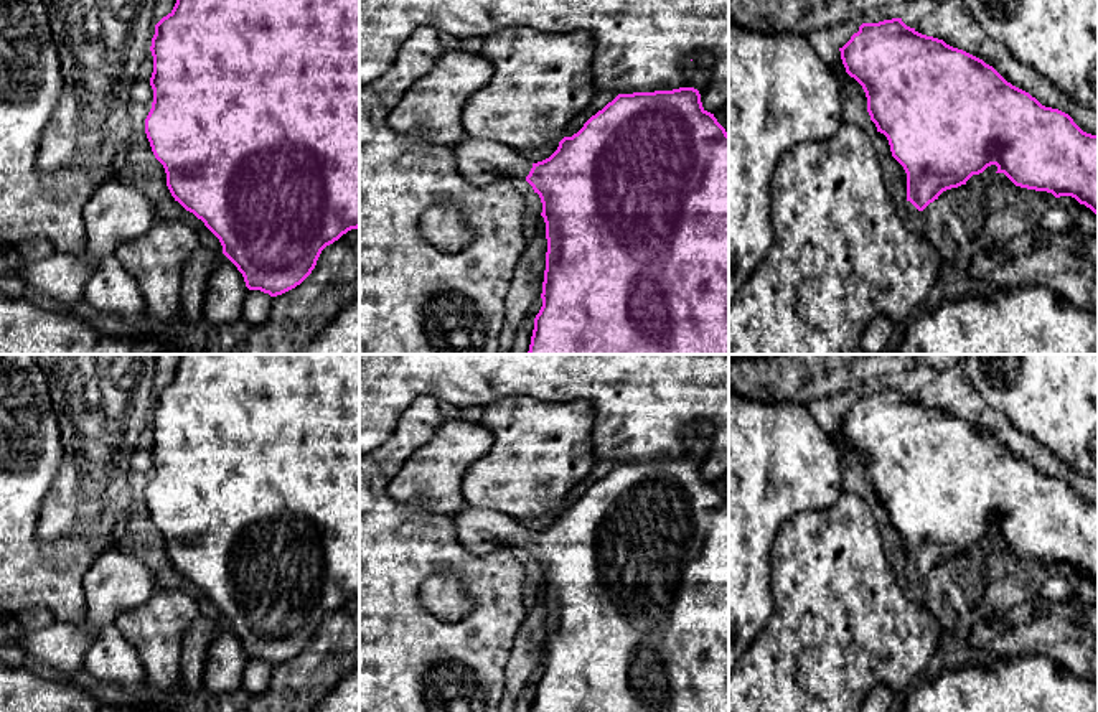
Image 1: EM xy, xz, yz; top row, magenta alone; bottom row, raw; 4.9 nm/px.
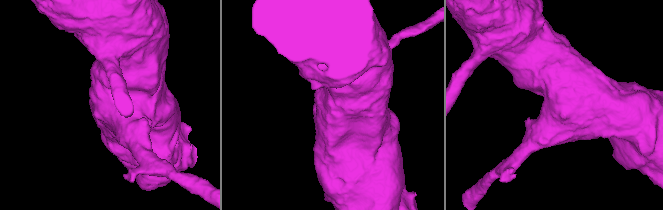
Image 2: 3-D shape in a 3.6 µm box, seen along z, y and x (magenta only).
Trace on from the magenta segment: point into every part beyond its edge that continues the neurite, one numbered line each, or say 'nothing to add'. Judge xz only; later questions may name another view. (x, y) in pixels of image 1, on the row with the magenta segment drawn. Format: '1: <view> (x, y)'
1: xz (482, 160)

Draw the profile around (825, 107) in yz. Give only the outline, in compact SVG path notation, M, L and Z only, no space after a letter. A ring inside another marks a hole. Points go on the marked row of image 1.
M729 21L729 303L773 244L770 185L780 155L798 142L831 138L842 122L839 79L806 36L790 30L765 33Z

